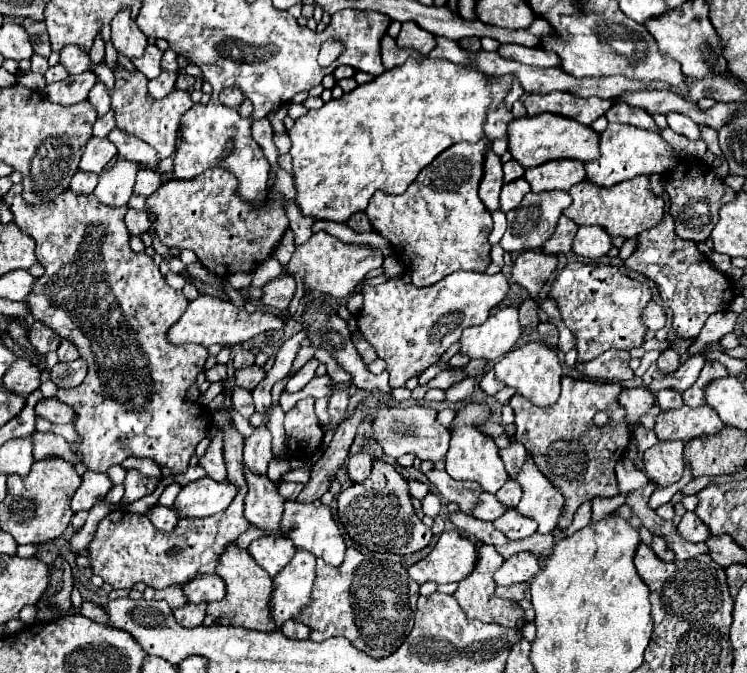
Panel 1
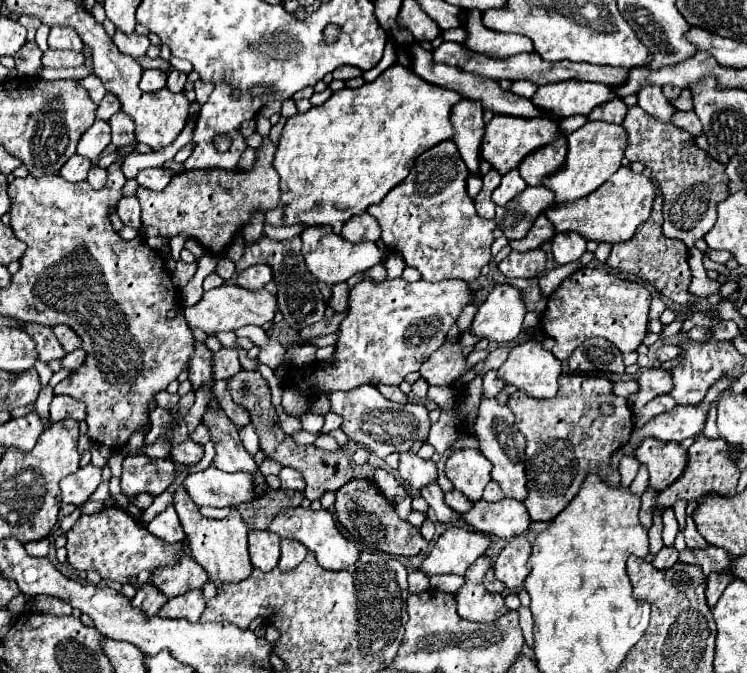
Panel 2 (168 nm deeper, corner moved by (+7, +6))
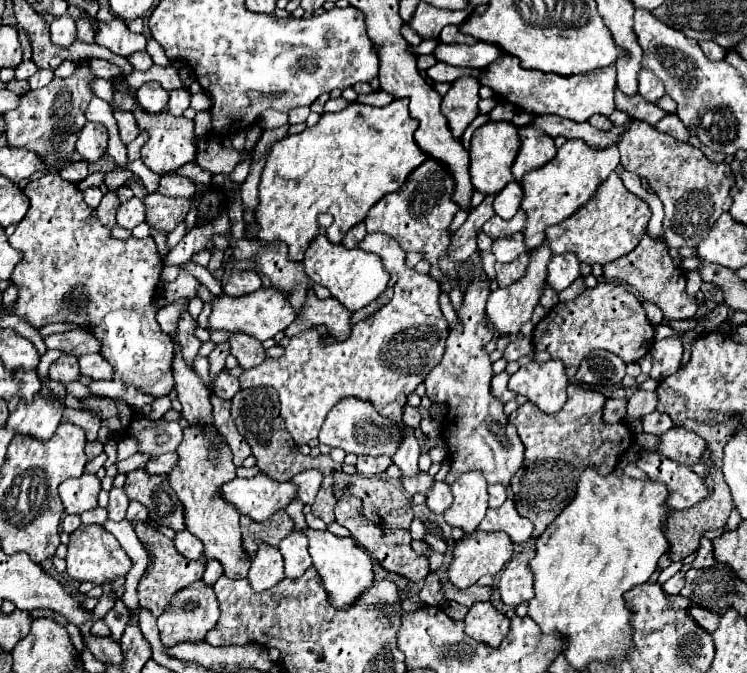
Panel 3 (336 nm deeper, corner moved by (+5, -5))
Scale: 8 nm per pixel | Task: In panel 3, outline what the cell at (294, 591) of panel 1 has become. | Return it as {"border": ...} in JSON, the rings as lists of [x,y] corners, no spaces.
{"border":[[[293,530],[287,538],[281,540],[279,552],[285,560],[285,576],[287,578],[297,578],[311,566],[307,538],[297,530]]]}

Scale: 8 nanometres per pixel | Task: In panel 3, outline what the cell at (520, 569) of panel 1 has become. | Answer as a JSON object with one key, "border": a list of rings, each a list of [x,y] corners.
{"border":[[[523,548],[505,564],[499,580],[499,592],[501,592],[501,600],[507,606],[517,606],[535,596],[533,572],[529,568],[529,560],[533,558],[533,554],[535,552],[531,548]]]}

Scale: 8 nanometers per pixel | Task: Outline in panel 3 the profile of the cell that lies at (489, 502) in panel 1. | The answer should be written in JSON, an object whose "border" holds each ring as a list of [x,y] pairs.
{"border":[[[435,482],[433,490],[427,494],[427,506],[431,512],[443,516],[443,512],[447,512],[453,504],[453,496],[451,496],[451,488],[445,482]]]}

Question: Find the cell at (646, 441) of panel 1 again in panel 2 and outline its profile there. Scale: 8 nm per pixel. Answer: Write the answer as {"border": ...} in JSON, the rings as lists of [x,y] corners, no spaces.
{"border":[[[719,547],[707,549],[685,549],[679,555],[679,561],[689,565],[699,565],[703,575],[709,577],[711,573],[727,573],[731,569],[731,555]]]}

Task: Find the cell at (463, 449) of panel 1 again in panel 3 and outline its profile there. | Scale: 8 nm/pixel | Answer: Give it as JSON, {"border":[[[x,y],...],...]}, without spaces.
{"border":[[[463,472],[455,484],[451,484],[455,496],[451,508],[445,512],[445,522],[463,528],[471,534],[487,512],[487,482],[481,472]]]}

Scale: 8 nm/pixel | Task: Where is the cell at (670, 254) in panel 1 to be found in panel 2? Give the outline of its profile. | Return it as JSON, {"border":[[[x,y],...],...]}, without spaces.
{"border":[[[657,193],[649,219],[643,225],[639,225],[639,229],[635,231],[635,237],[631,241],[625,241],[623,245],[615,245],[611,249],[607,265],[611,269],[623,271],[623,273],[633,273],[633,275],[641,277],[643,281],[651,283],[661,295],[669,297],[677,305],[689,307],[697,299],[695,299],[695,295],[691,295],[687,291],[687,287],[691,283],[691,269],[689,269],[689,263],[687,263],[687,259],[689,259],[687,247],[681,245],[681,241],[671,241],[671,239],[663,237],[663,231],[661,231],[661,223],[663,223],[661,205],[663,205],[663,195]]]}

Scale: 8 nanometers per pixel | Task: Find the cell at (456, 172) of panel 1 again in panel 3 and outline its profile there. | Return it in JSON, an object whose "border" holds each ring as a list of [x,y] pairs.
{"border":[[[429,158],[419,168],[413,170],[413,174],[407,178],[407,182],[401,186],[401,190],[381,198],[365,218],[367,232],[383,232],[391,236],[405,252],[421,252],[423,260],[431,264],[429,276],[437,280],[439,284],[455,284],[463,278],[473,276],[473,266],[469,262],[461,262],[457,272],[459,278],[451,278],[445,272],[441,272],[439,260],[447,258],[449,246],[451,246],[451,232],[449,226],[457,214],[459,206],[453,200],[453,176],[449,176],[445,164]]]}

